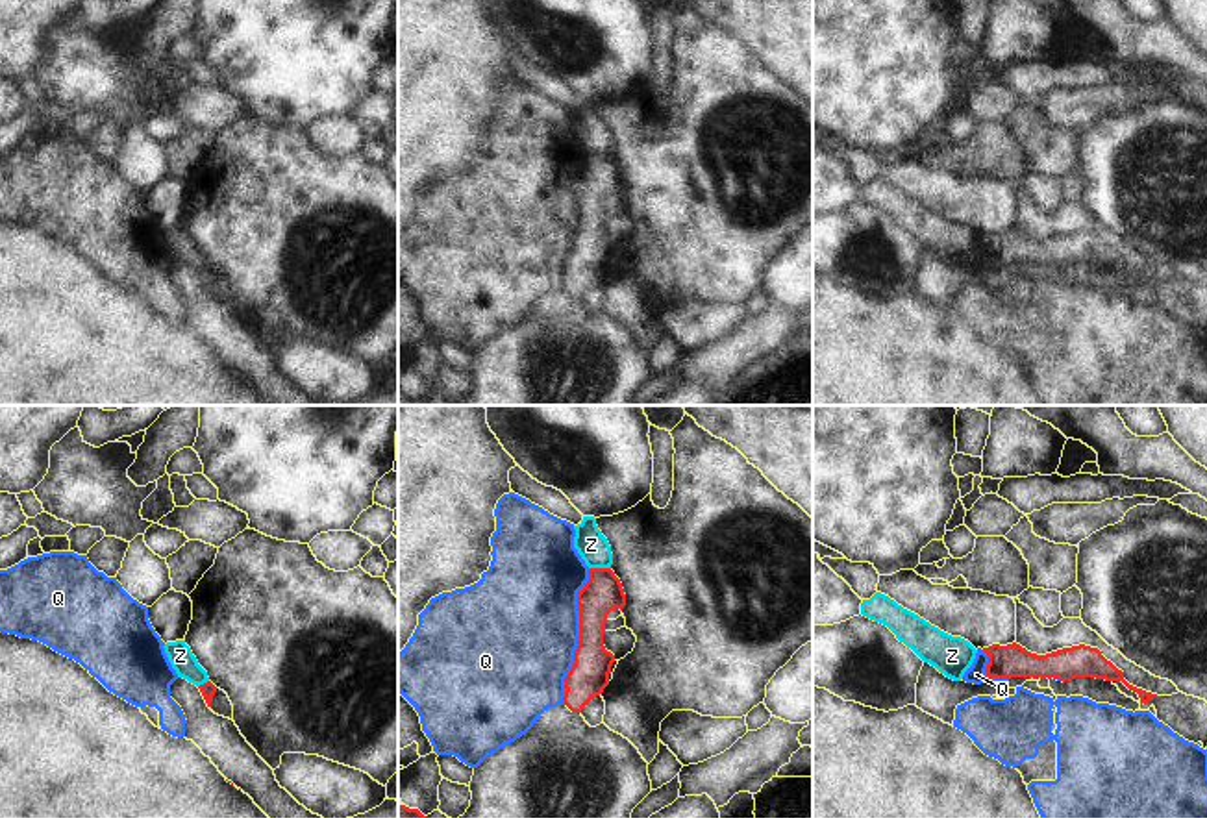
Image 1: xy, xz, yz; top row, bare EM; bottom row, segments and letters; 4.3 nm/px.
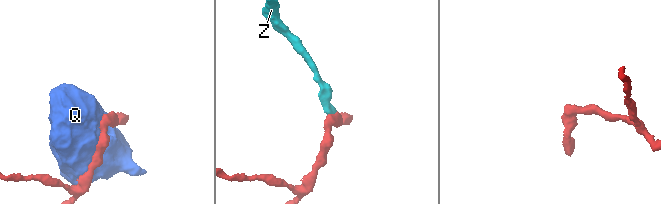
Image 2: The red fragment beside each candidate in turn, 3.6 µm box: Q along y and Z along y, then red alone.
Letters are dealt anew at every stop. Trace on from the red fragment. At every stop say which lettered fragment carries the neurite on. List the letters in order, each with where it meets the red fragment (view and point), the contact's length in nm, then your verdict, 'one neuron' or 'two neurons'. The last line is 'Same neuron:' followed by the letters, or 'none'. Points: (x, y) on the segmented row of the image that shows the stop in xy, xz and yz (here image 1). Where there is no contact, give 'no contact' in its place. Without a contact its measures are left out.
Q: meets red in xz at (580, 637); contact 600 nm long; two neurons
Z: meets red in xz at (600, 569); contact 90 nm long; two neurons
Same neuron: none

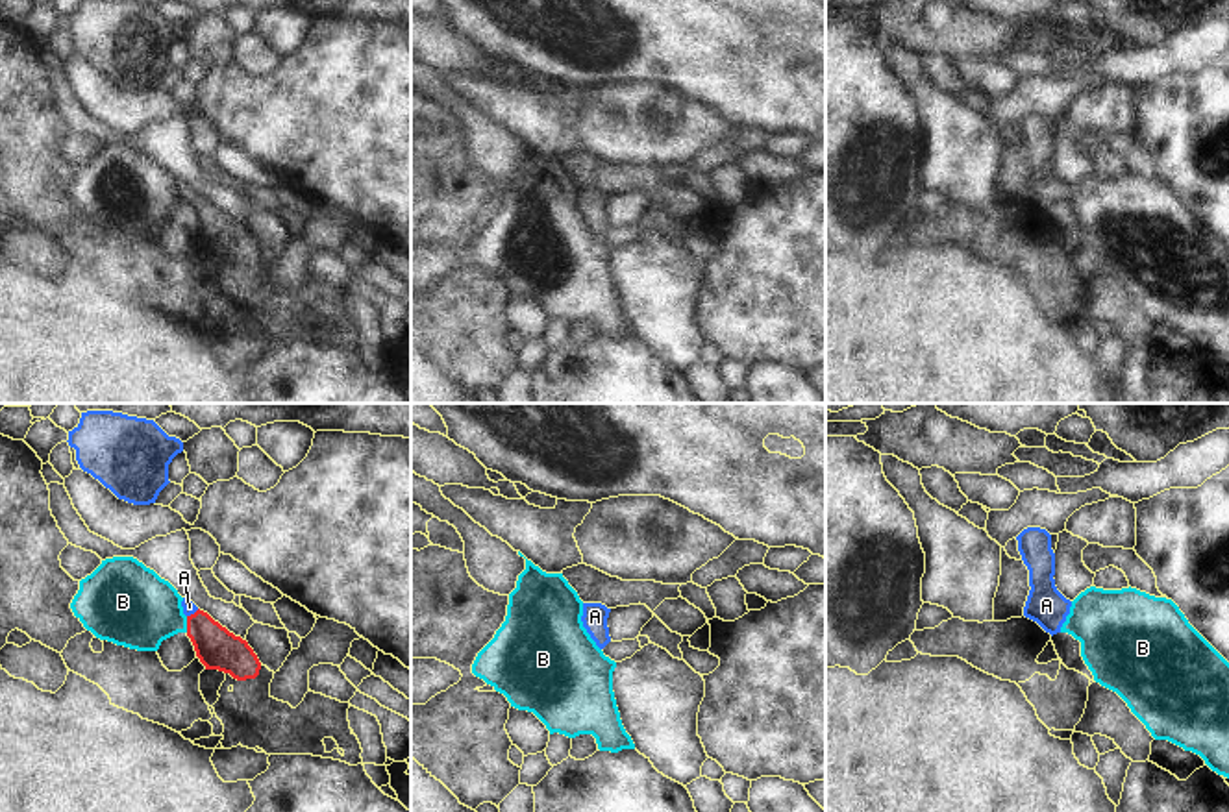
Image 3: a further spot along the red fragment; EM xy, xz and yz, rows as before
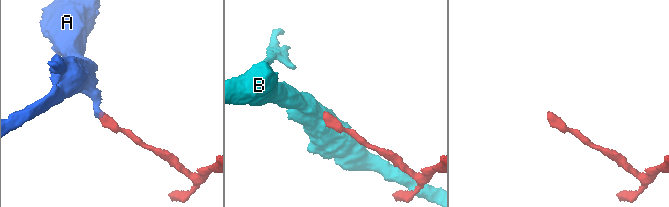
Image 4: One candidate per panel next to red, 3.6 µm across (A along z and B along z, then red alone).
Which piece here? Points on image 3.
A: meets red in xy at (195, 613); contact 70 nm long; one neuron
B: meets red in xy at (187, 624); contact 70 nm long; two neurons
Same neuron: A

